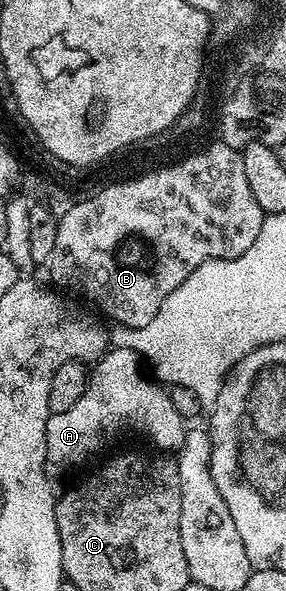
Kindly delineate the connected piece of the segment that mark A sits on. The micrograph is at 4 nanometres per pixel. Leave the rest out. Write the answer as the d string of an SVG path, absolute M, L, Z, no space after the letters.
M119 346L109 347L108 351L91 365L88 374L88 385L86 386L86 390L82 390L82 398L78 398L78 402L74 402L74 406L70 406L70 410L65 410L63 414L49 415L48 421L46 422L46 458L44 459L44 469L46 470L49 480L59 482L59 480L62 479L63 476L71 470L71 468L78 467L79 464L87 458L87 456L94 455L95 452L111 438L111 436L116 436L119 432L137 432L138 435L145 436L145 438L148 439L154 447L156 447L153 449L159 450L164 454L172 454L180 449L182 442L184 441L184 433L186 431L184 419L180 417L178 410L174 410L174 402L170 402L167 391L165 391L165 389L161 387L155 379L149 378L149 380L147 380L147 378L144 377L144 372L140 369L140 364L142 365L142 357L134 350Z

